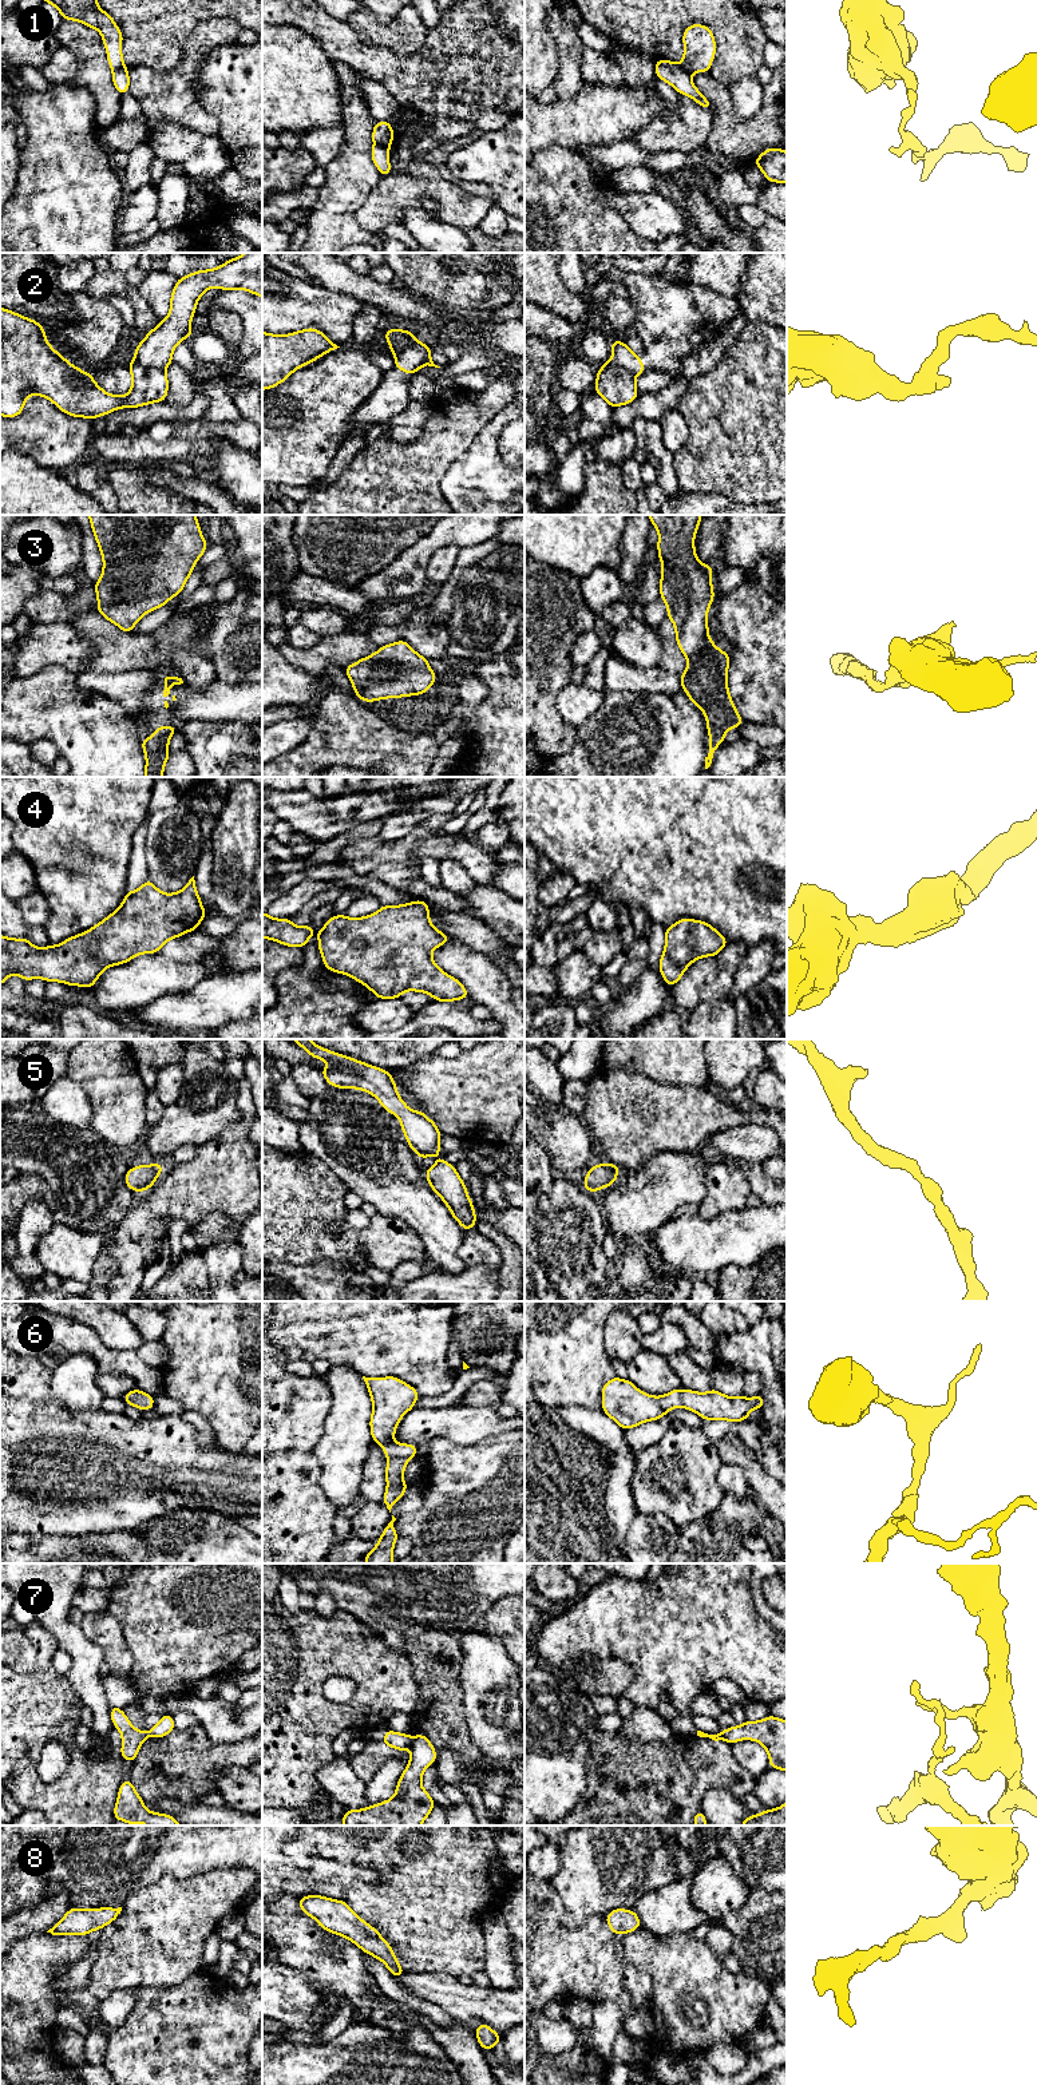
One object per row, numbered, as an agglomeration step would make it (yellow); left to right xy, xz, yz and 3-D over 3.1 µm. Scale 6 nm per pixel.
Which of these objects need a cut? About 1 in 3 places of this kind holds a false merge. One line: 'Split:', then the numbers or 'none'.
Split: 1, 2, 7

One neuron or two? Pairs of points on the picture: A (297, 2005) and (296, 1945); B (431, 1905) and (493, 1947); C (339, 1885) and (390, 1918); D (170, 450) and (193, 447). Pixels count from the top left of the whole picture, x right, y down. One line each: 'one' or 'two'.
A: two
B: two
C: two
D: one

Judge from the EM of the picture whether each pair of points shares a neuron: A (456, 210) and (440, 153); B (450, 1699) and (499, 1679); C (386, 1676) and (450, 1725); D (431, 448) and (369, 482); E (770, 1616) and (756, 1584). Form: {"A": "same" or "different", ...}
{"A": "different", "B": "different", "C": "different", "D": "same", "E": "same"}

